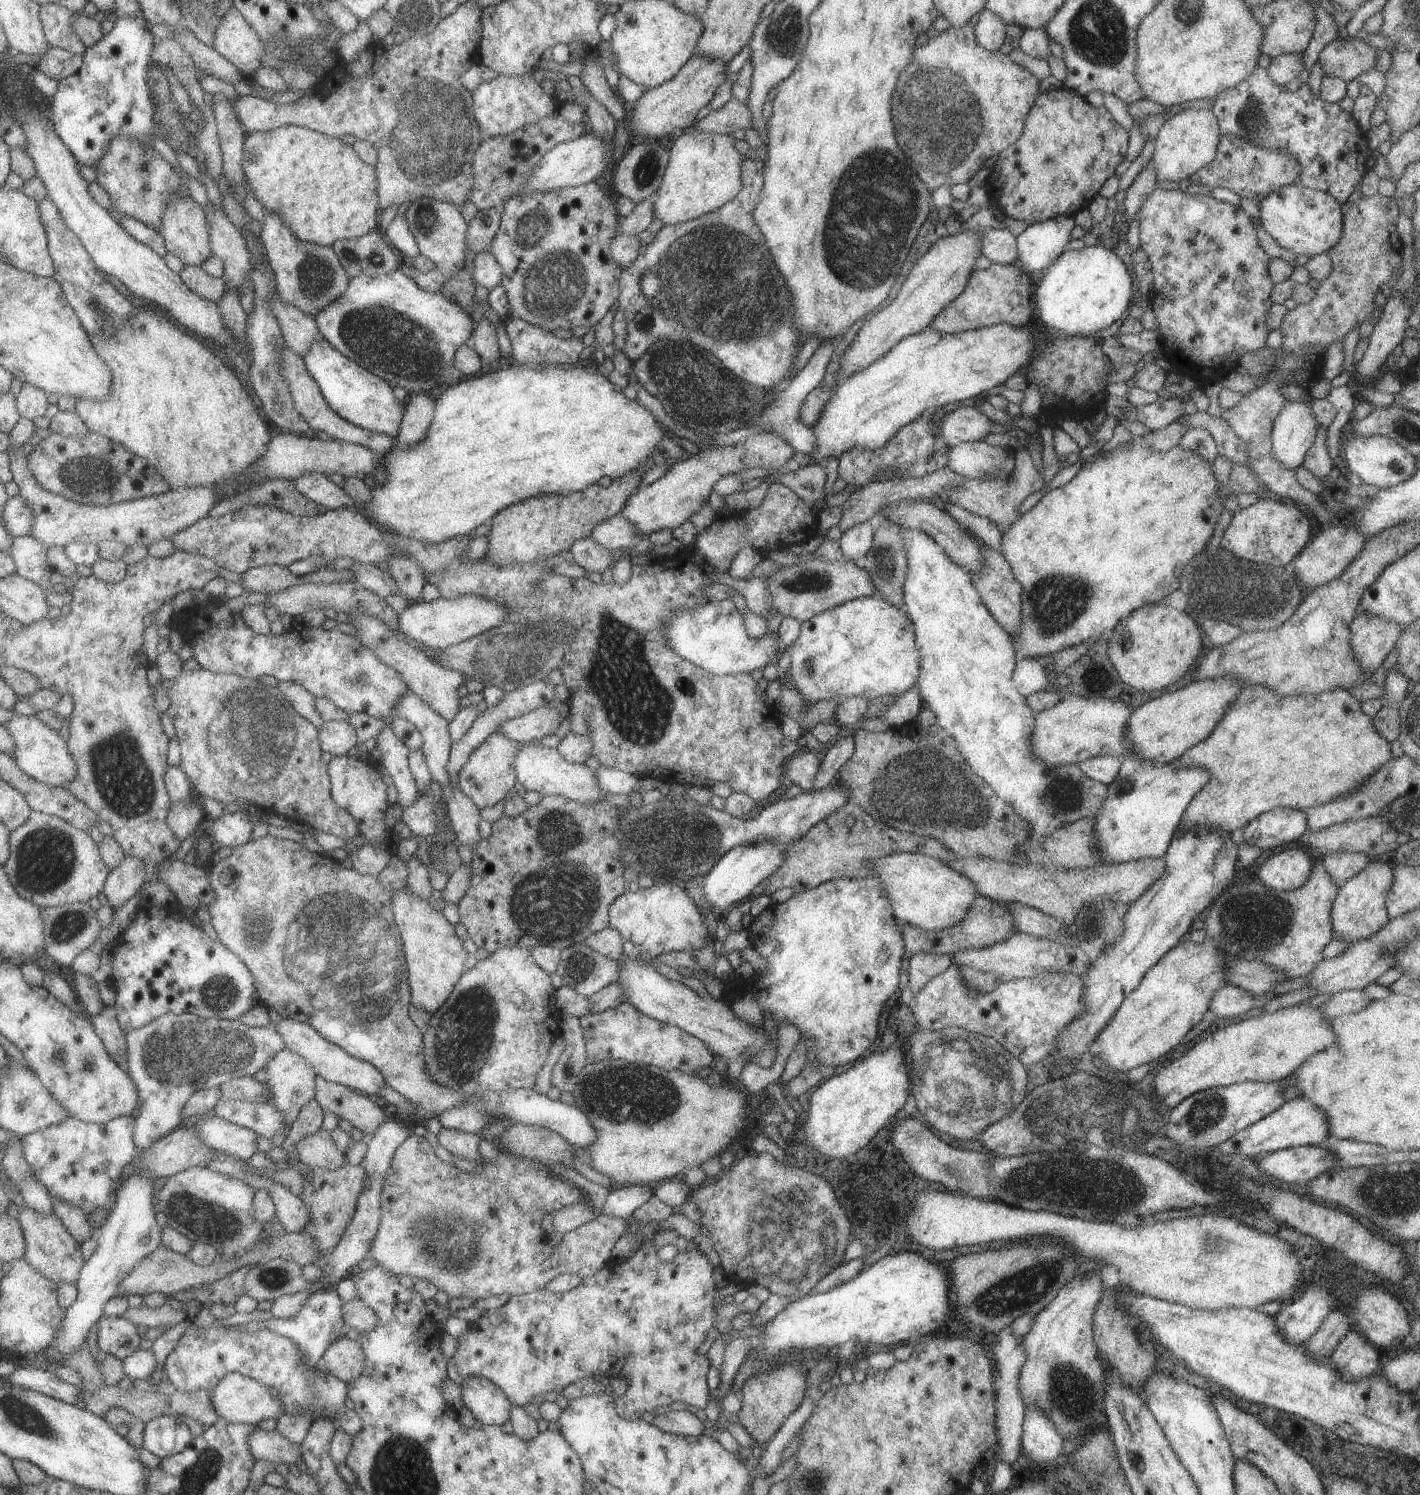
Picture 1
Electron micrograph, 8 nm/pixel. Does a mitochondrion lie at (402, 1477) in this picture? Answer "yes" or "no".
yes

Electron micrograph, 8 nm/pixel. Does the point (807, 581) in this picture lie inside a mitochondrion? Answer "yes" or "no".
yes

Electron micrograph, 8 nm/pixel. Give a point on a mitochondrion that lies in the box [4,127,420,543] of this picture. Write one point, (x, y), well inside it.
(91, 476)

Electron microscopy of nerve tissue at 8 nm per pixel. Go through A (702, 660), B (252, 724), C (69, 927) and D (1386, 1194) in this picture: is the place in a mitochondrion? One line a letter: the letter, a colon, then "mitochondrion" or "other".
A: other
B: mitochondrion
C: mitochondrion
D: mitochondrion

